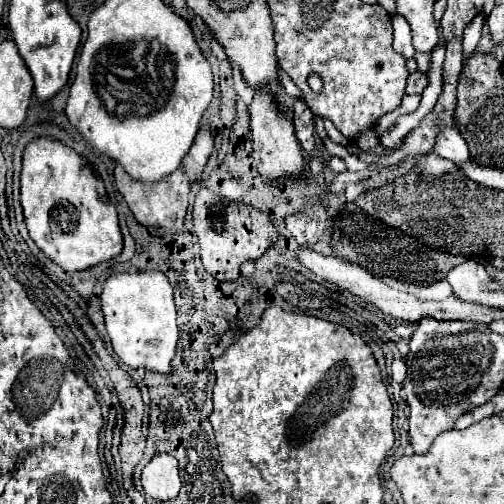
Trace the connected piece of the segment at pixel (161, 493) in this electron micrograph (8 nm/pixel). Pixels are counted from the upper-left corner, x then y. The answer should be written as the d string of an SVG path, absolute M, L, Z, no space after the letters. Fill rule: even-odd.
M167 453L155 455L141 473L141 487L147 495L151 495L157 501L175 499L181 487L177 459Z

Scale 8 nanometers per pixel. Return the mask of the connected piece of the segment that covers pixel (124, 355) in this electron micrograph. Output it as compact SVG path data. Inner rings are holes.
M145 271L111 275L103 287L101 305L113 351L125 365L157 373L171 371L179 329L175 321L177 311L173 301L173 287L163 273Z

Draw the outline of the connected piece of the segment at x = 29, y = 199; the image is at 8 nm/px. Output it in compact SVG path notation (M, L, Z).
M39 137L31 141L23 153L21 171L21 205L25 213L25 225L37 247L67 273L87 271L99 263L111 261L123 251L123 237L117 221L117 211L107 197L103 181L91 173L91 167L69 147L59 141Z

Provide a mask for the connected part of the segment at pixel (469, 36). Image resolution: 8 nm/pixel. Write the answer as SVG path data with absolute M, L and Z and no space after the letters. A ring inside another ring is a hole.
M477 15L463 31L463 63L467 63L469 55L475 51L475 47L479 45L479 39L481 39L481 31L483 31L483 25L485 25L485 15Z

